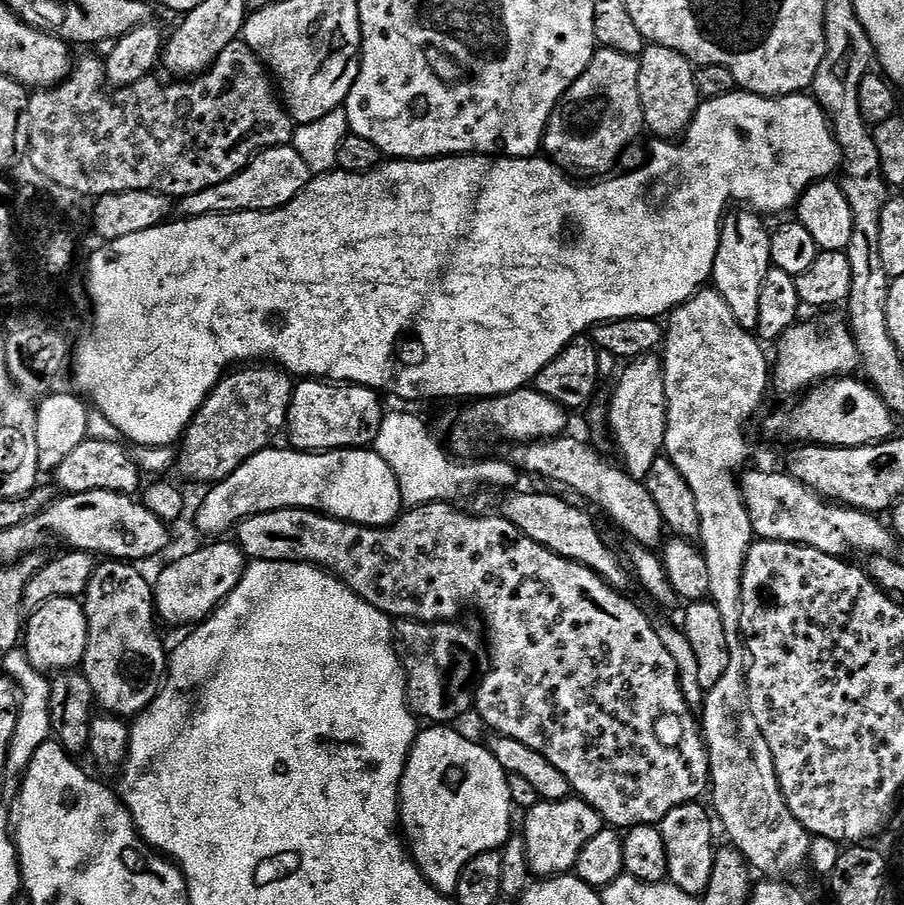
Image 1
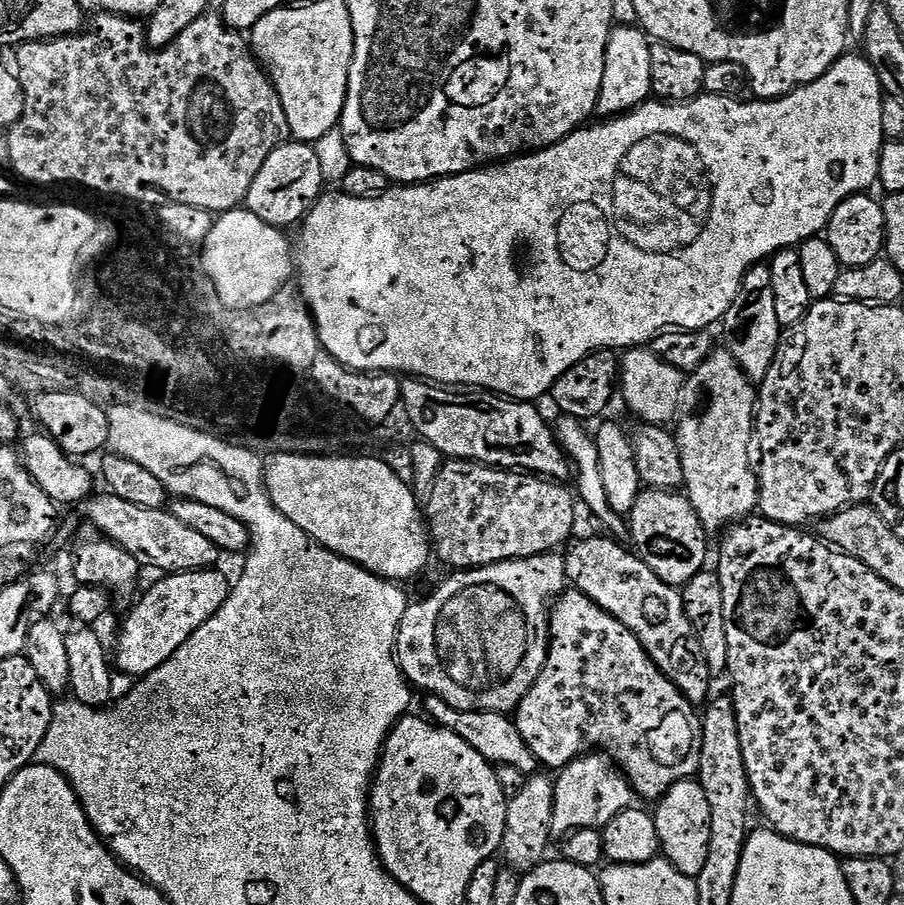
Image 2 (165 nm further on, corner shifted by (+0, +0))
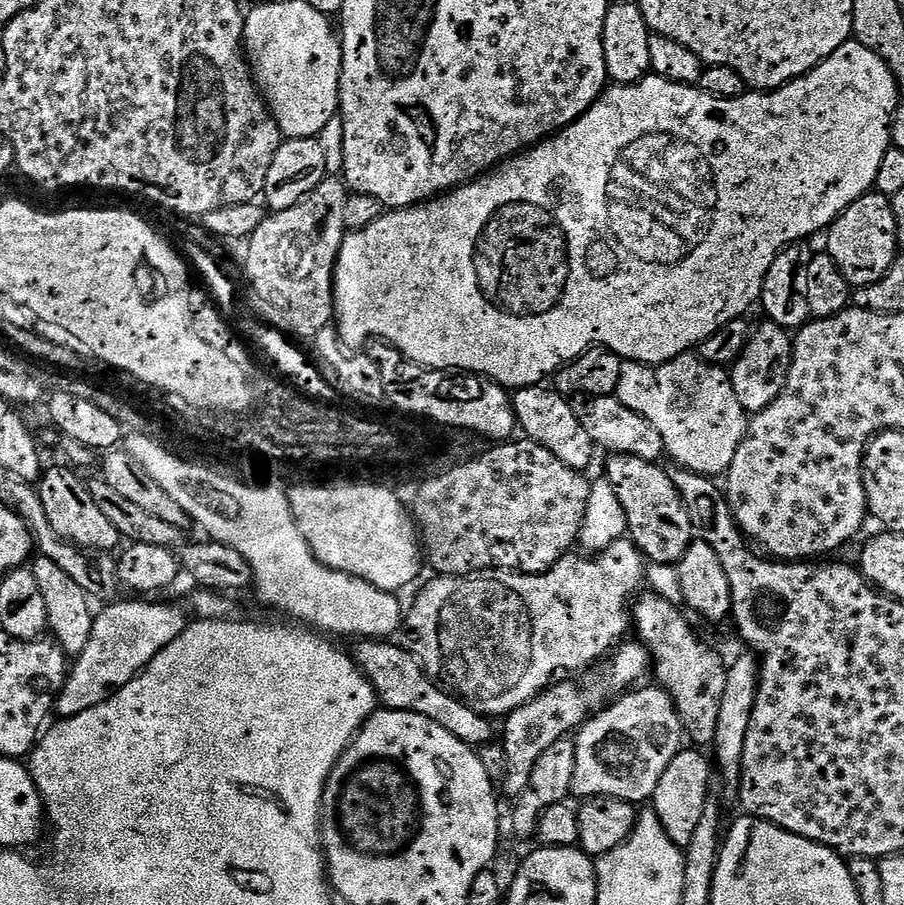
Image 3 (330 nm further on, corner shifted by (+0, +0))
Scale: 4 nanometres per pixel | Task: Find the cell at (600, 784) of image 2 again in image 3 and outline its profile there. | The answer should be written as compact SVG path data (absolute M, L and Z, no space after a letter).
M659 686L644 687L637 687L613 699L607 707L579 725L574 736L576 757L571 791L573 797L580 796L579 799L585 801L593 800L596 796L605 796L637 806L643 805L643 800L644 803L651 801L654 790L658 790L662 774L666 774L666 766L670 766L670 762L682 751L682 729L676 707L668 693Z

